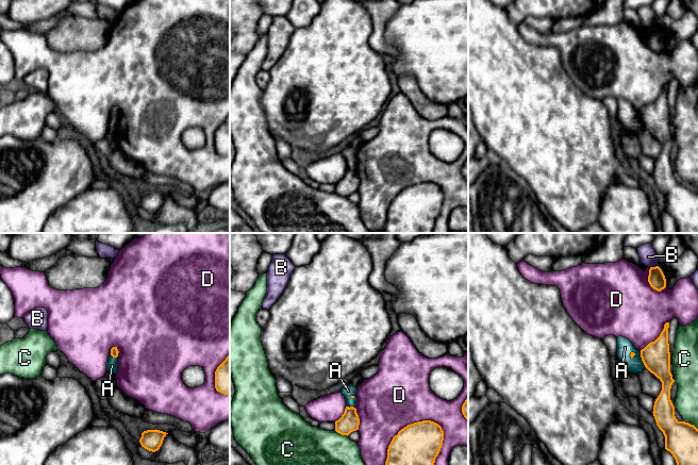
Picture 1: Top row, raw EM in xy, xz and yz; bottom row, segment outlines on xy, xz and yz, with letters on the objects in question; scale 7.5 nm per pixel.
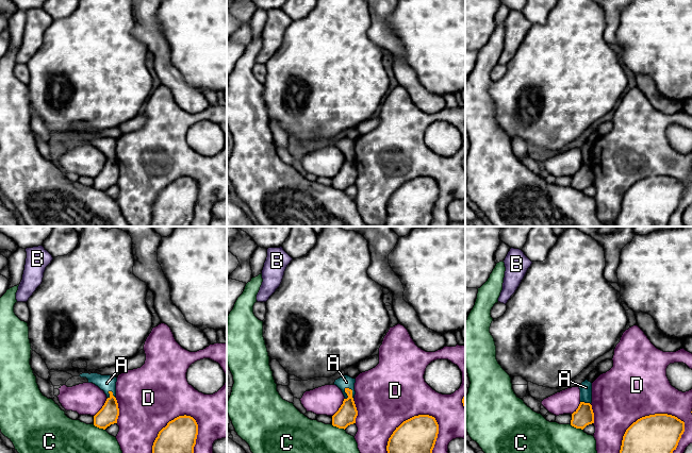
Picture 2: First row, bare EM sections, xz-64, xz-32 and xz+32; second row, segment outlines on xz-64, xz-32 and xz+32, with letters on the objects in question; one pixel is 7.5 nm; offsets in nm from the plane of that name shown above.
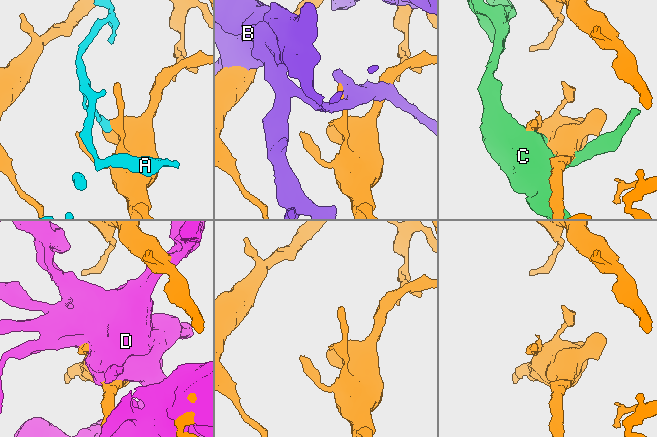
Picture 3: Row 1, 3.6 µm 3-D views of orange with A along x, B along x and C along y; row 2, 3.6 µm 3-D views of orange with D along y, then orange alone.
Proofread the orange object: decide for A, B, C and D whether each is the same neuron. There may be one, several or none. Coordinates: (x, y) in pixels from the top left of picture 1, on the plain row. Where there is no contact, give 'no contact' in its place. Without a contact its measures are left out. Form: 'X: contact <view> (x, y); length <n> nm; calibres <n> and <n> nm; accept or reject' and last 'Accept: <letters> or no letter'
A: contact yz (642, 121); length 120 nm; calibres 220 and 120 nm; reject
B: contact yz (653, 29); length 70 nm; calibres 130 and 130 nm; reject
C: contact xz (341, 195); length 120 nm; calibres 150 and 480 nm; reject
D: contact xz (400, 192); length 550 nm; calibres 360 and 460 nm; reject
Accept: no letter

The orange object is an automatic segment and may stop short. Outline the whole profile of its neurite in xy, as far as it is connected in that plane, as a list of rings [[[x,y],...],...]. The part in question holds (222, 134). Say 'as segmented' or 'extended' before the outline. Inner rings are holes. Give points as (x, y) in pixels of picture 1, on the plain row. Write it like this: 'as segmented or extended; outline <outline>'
as segmented; outline [[[230,115],[215,133],[215,150],[223,156],[230,156]]]

